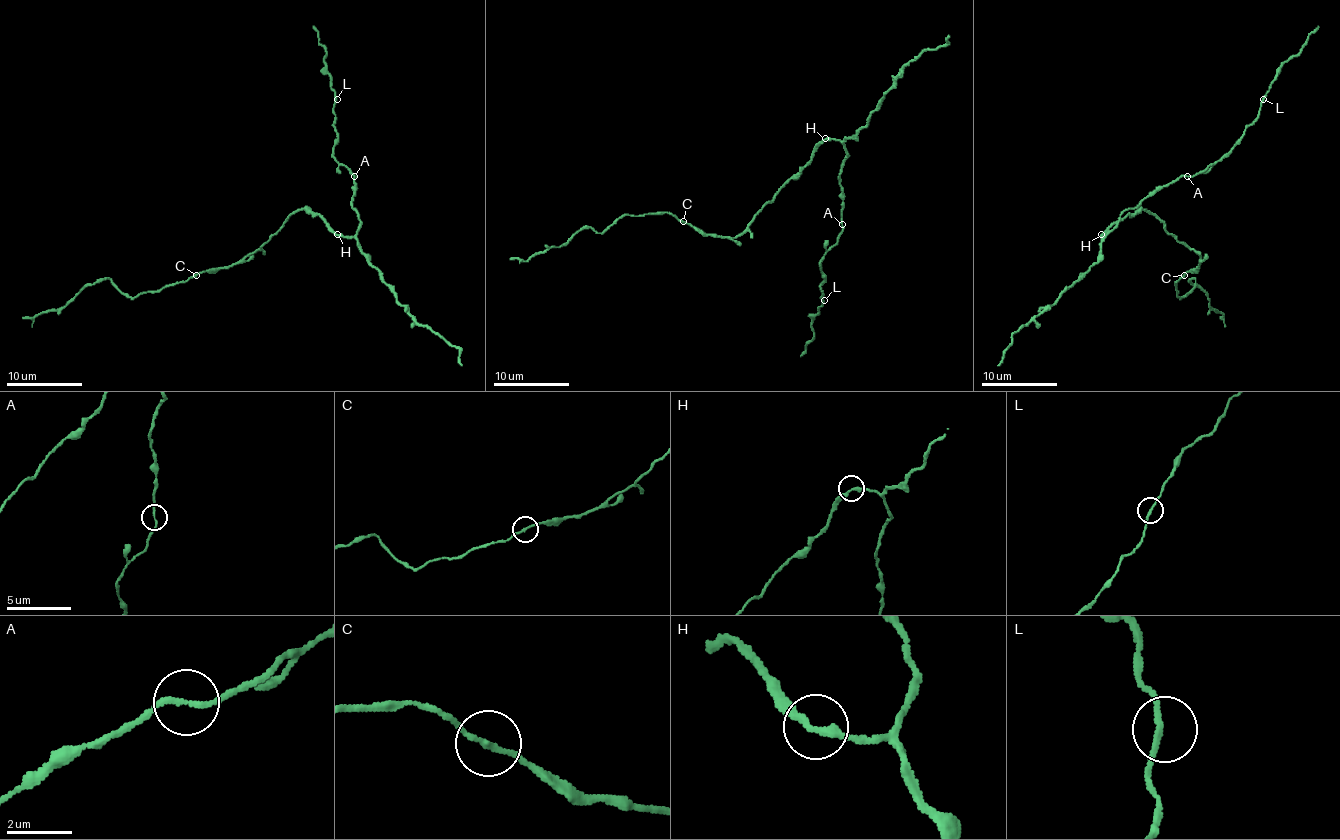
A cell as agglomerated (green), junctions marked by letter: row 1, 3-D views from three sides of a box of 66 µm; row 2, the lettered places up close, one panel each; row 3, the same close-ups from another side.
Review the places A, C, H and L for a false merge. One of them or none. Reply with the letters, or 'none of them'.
C

